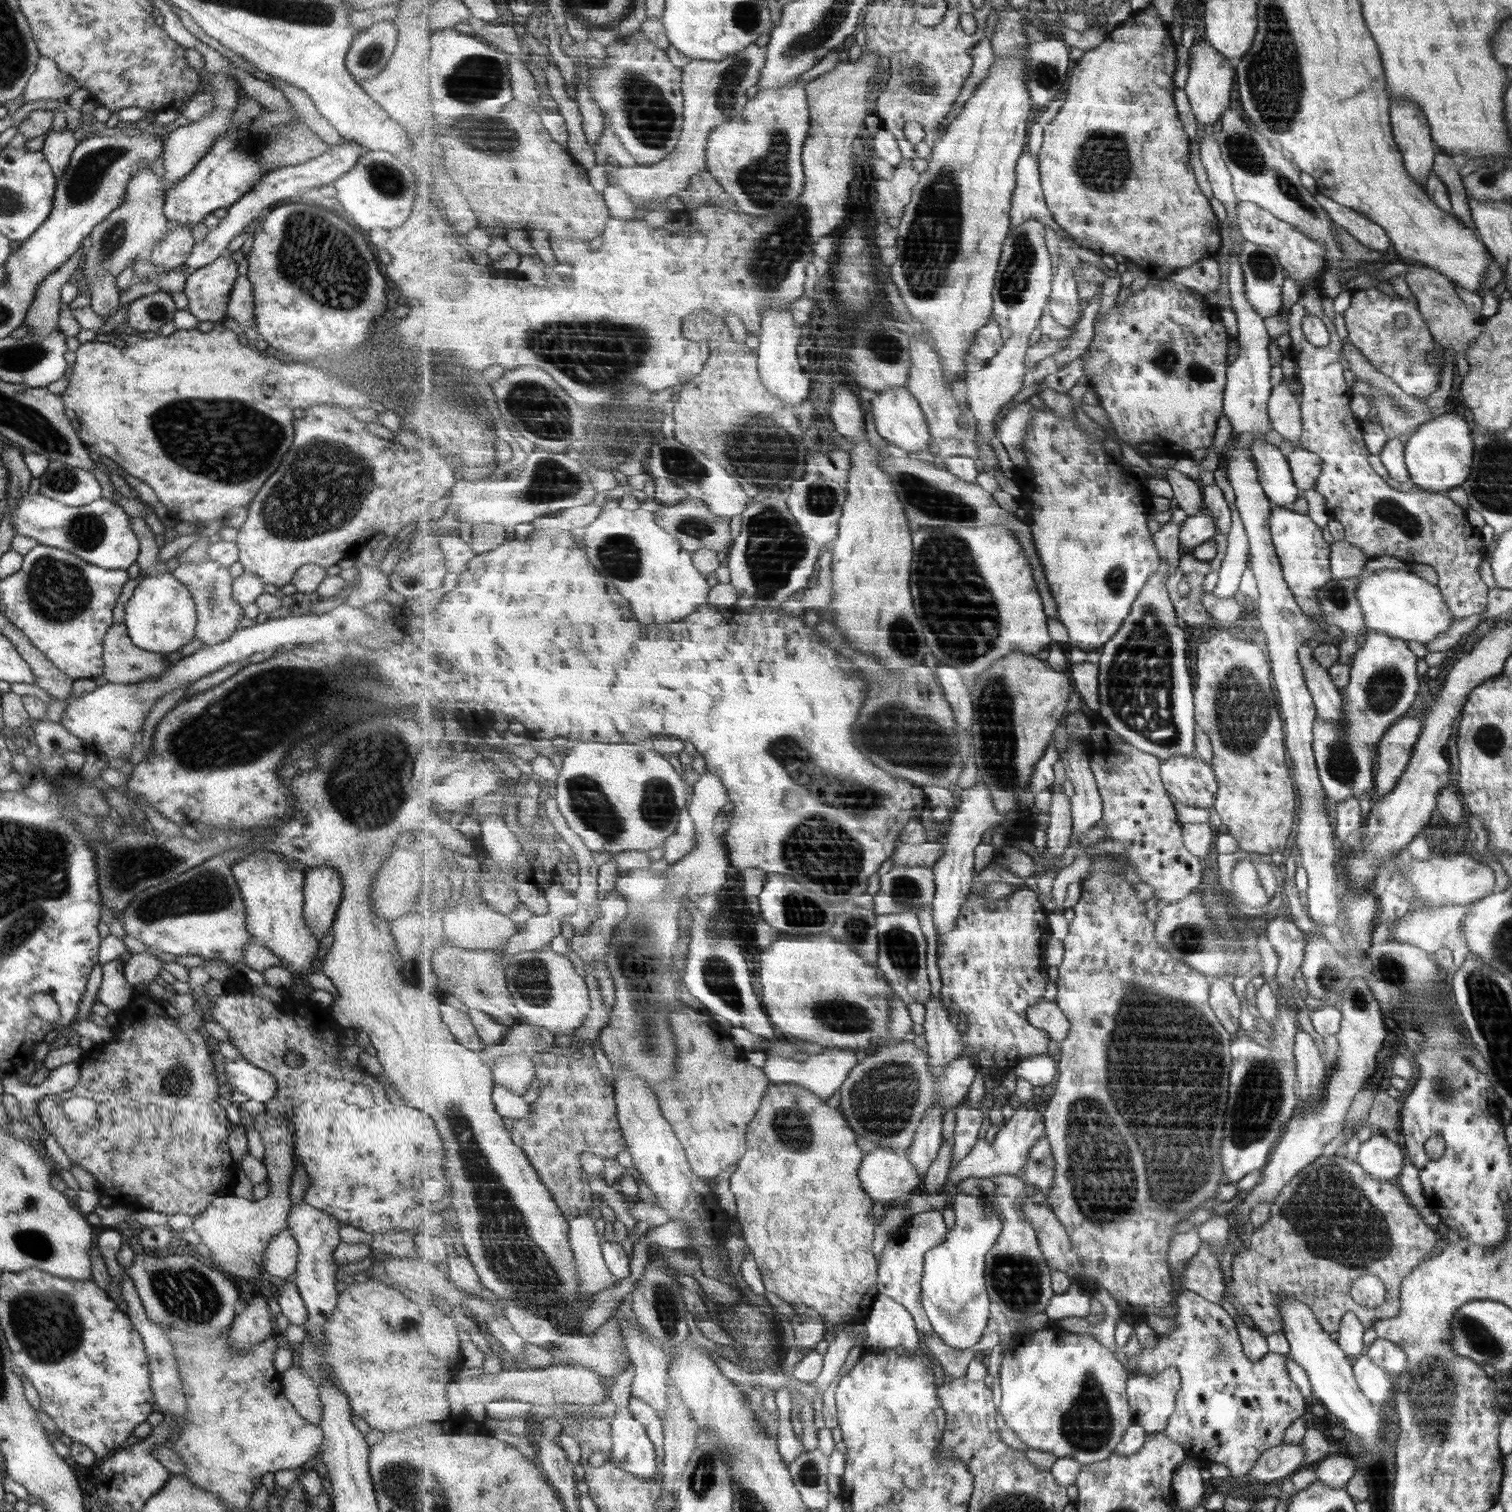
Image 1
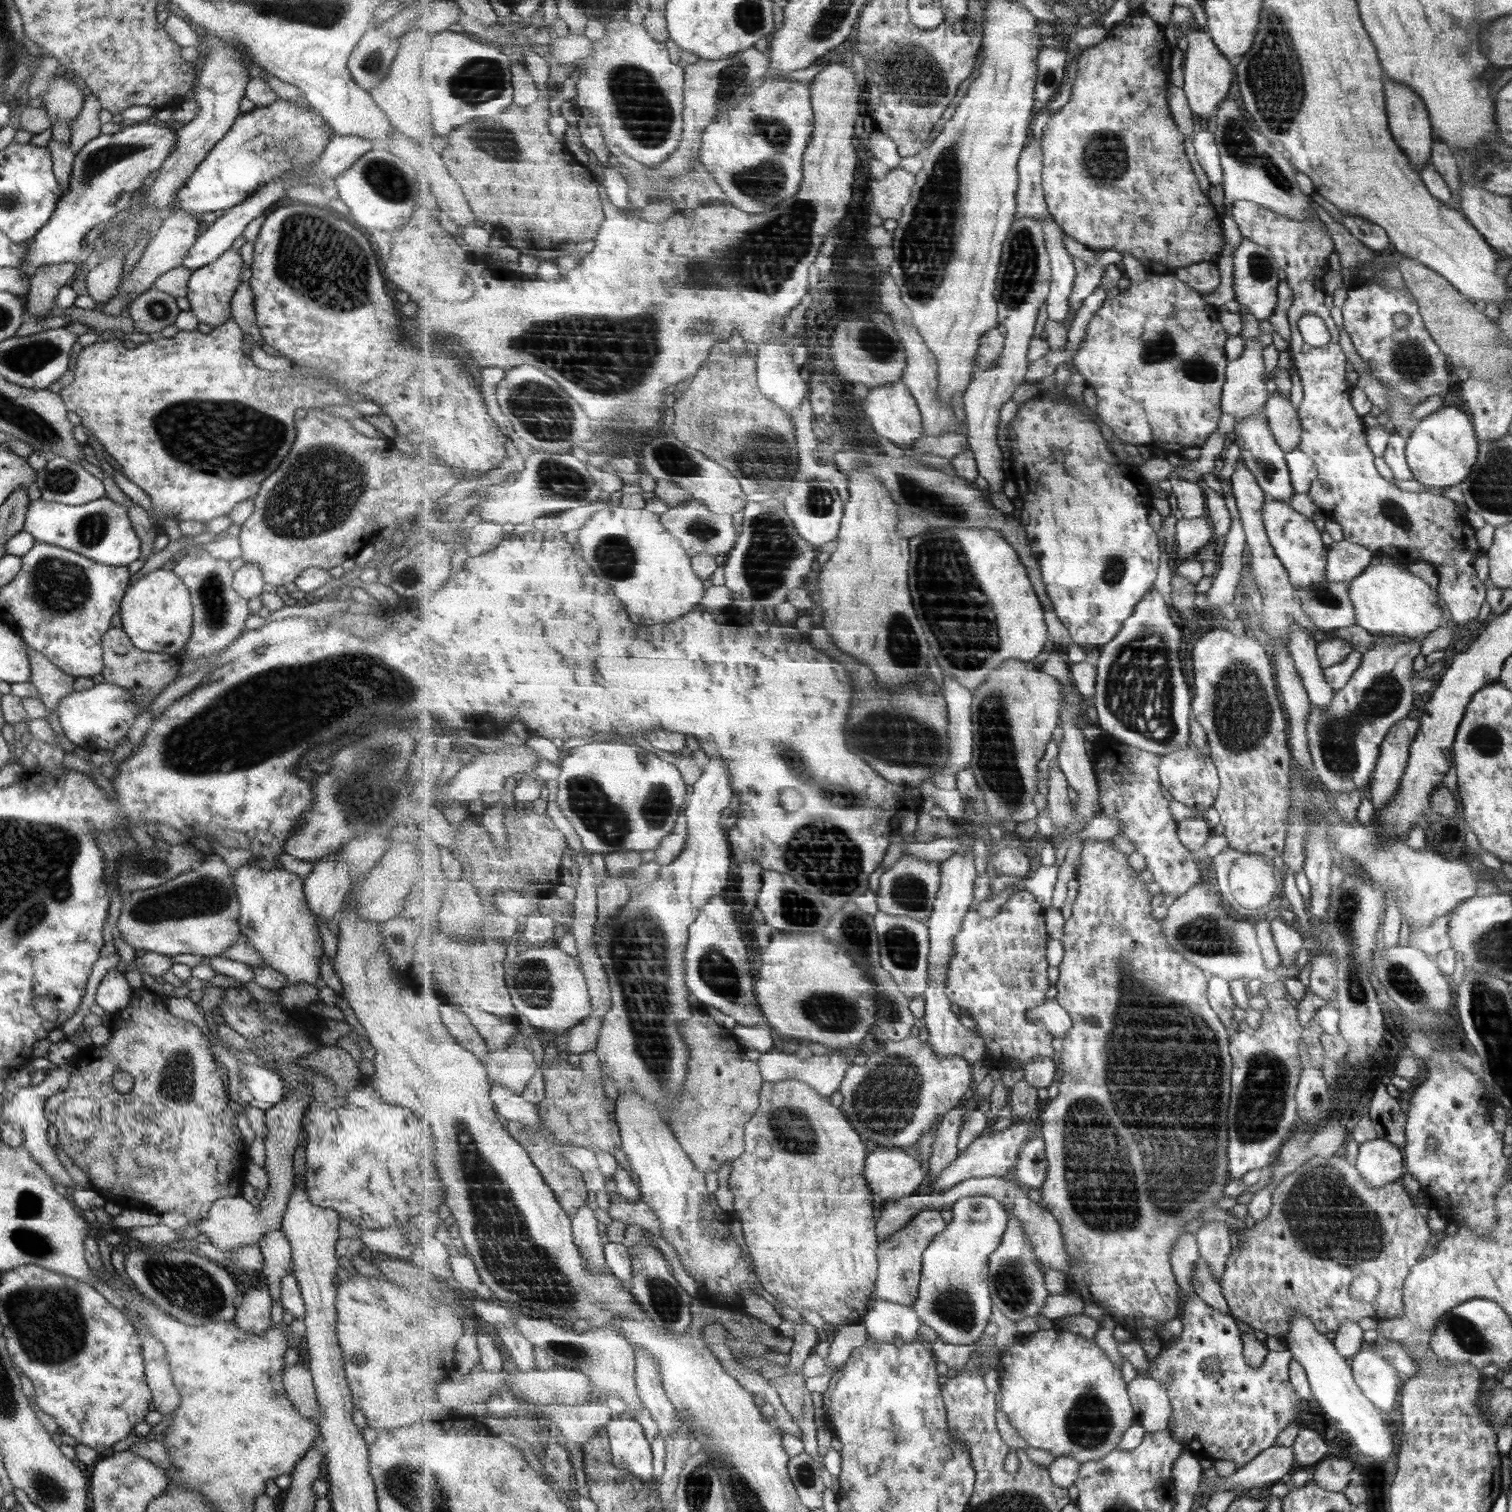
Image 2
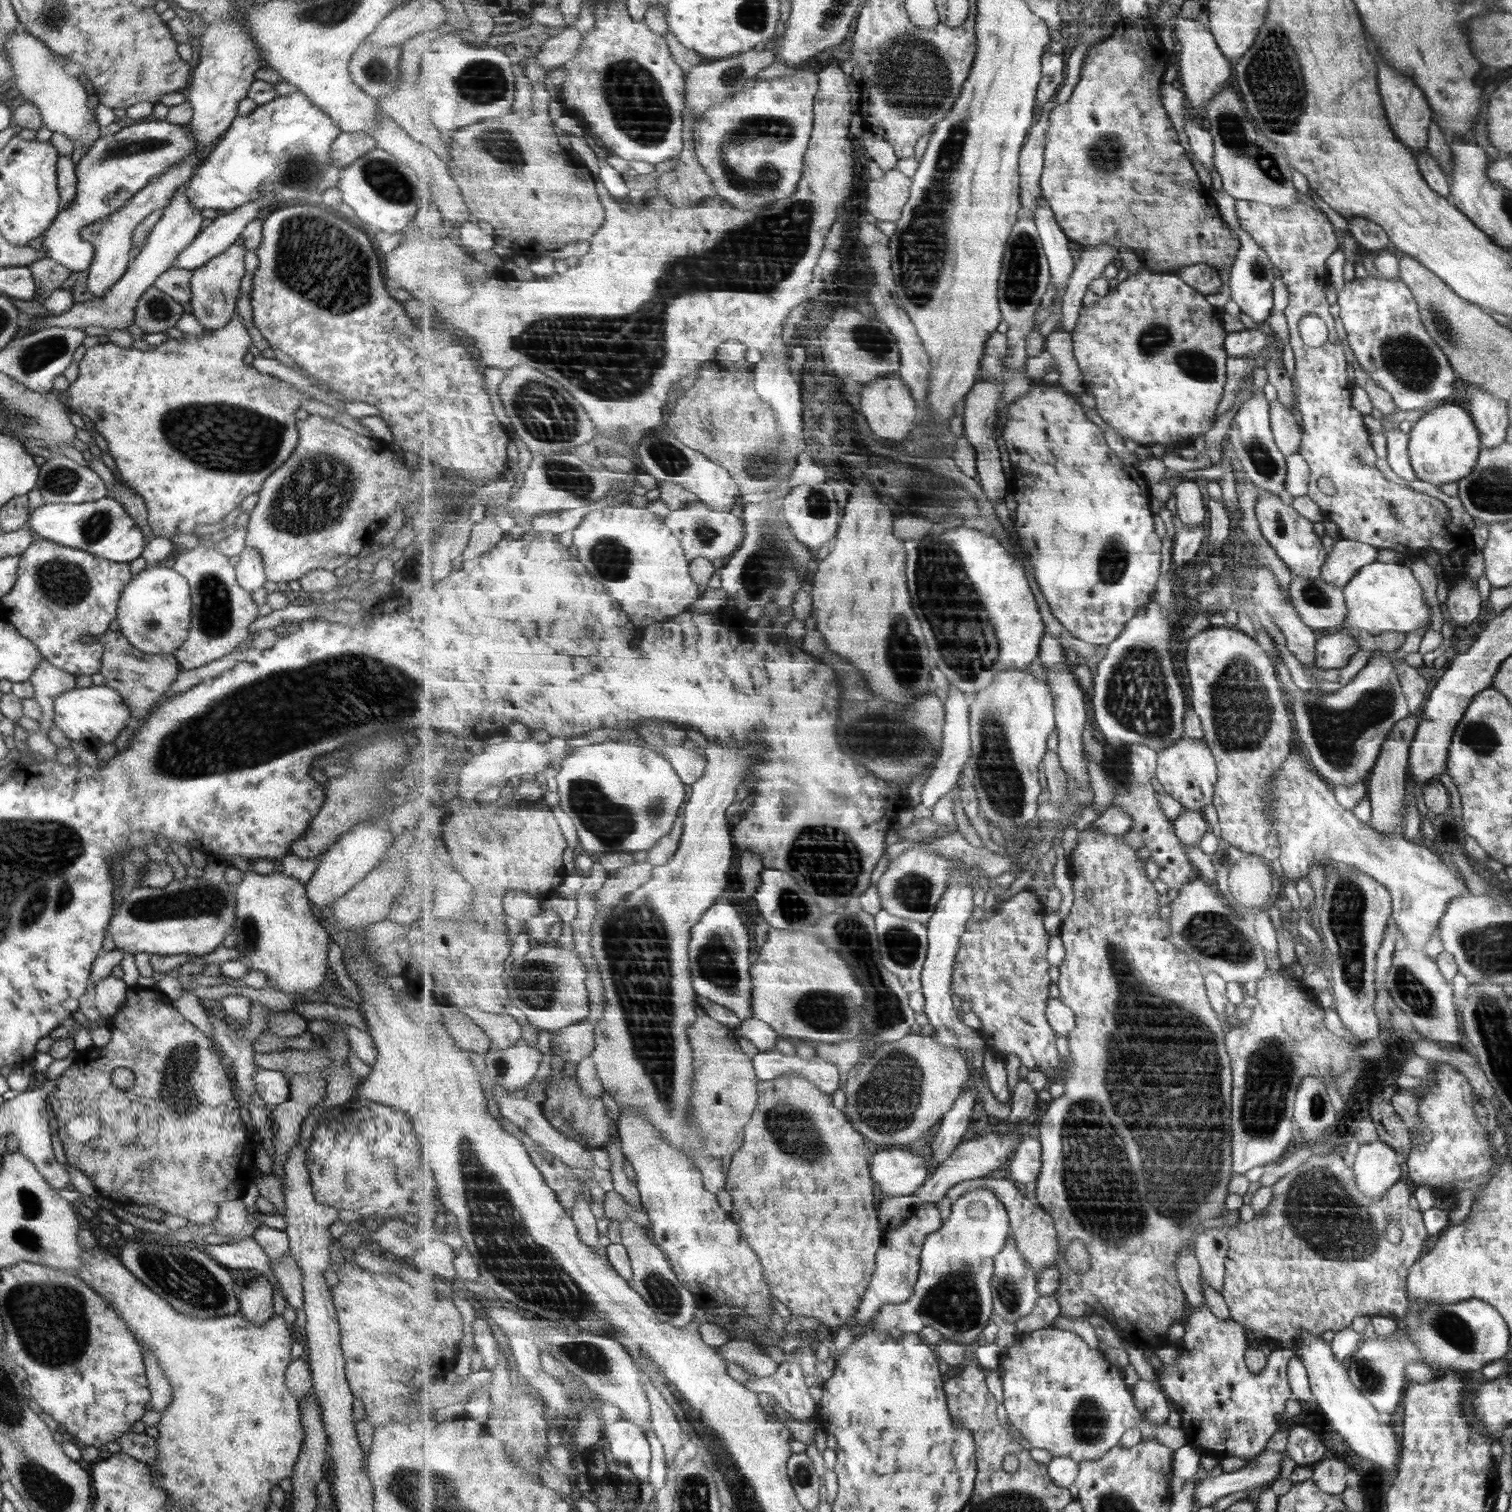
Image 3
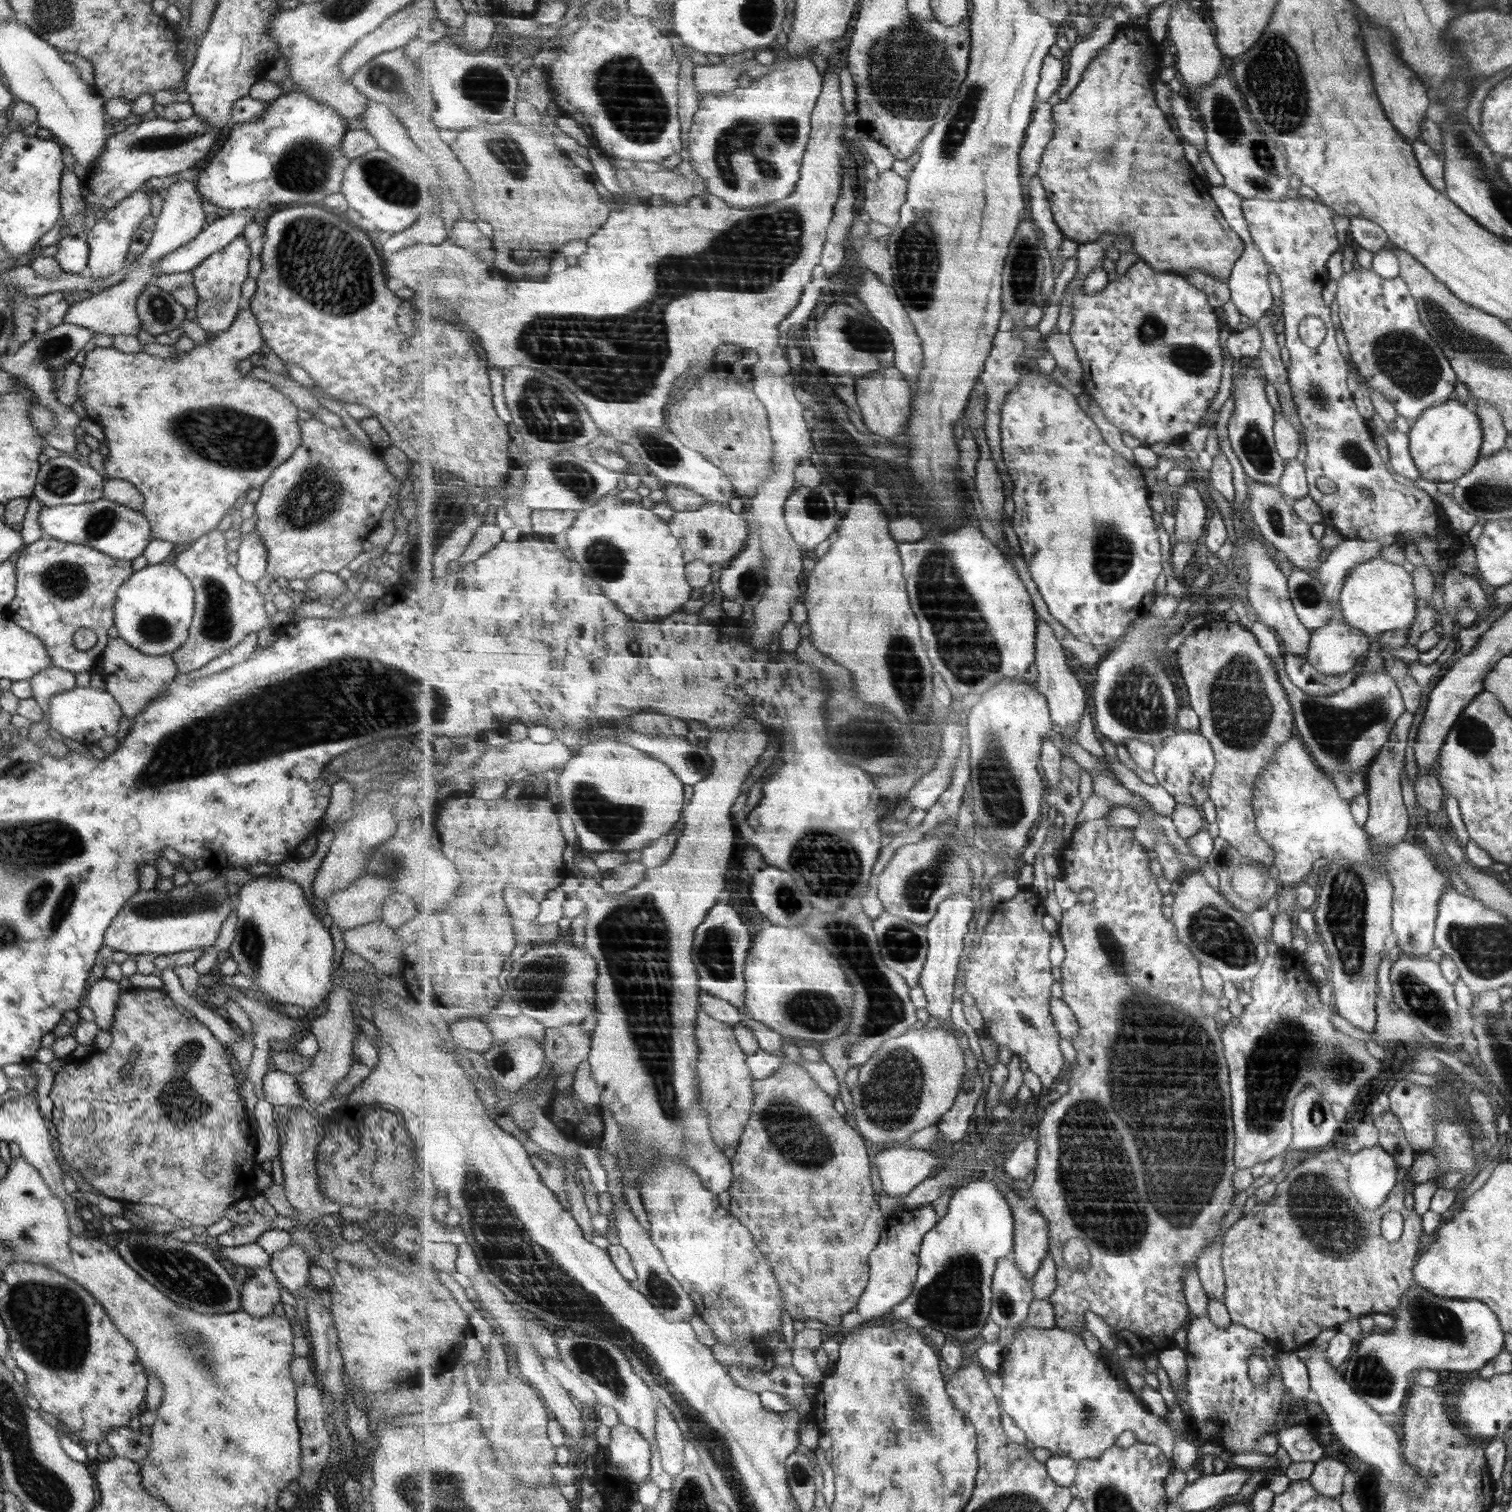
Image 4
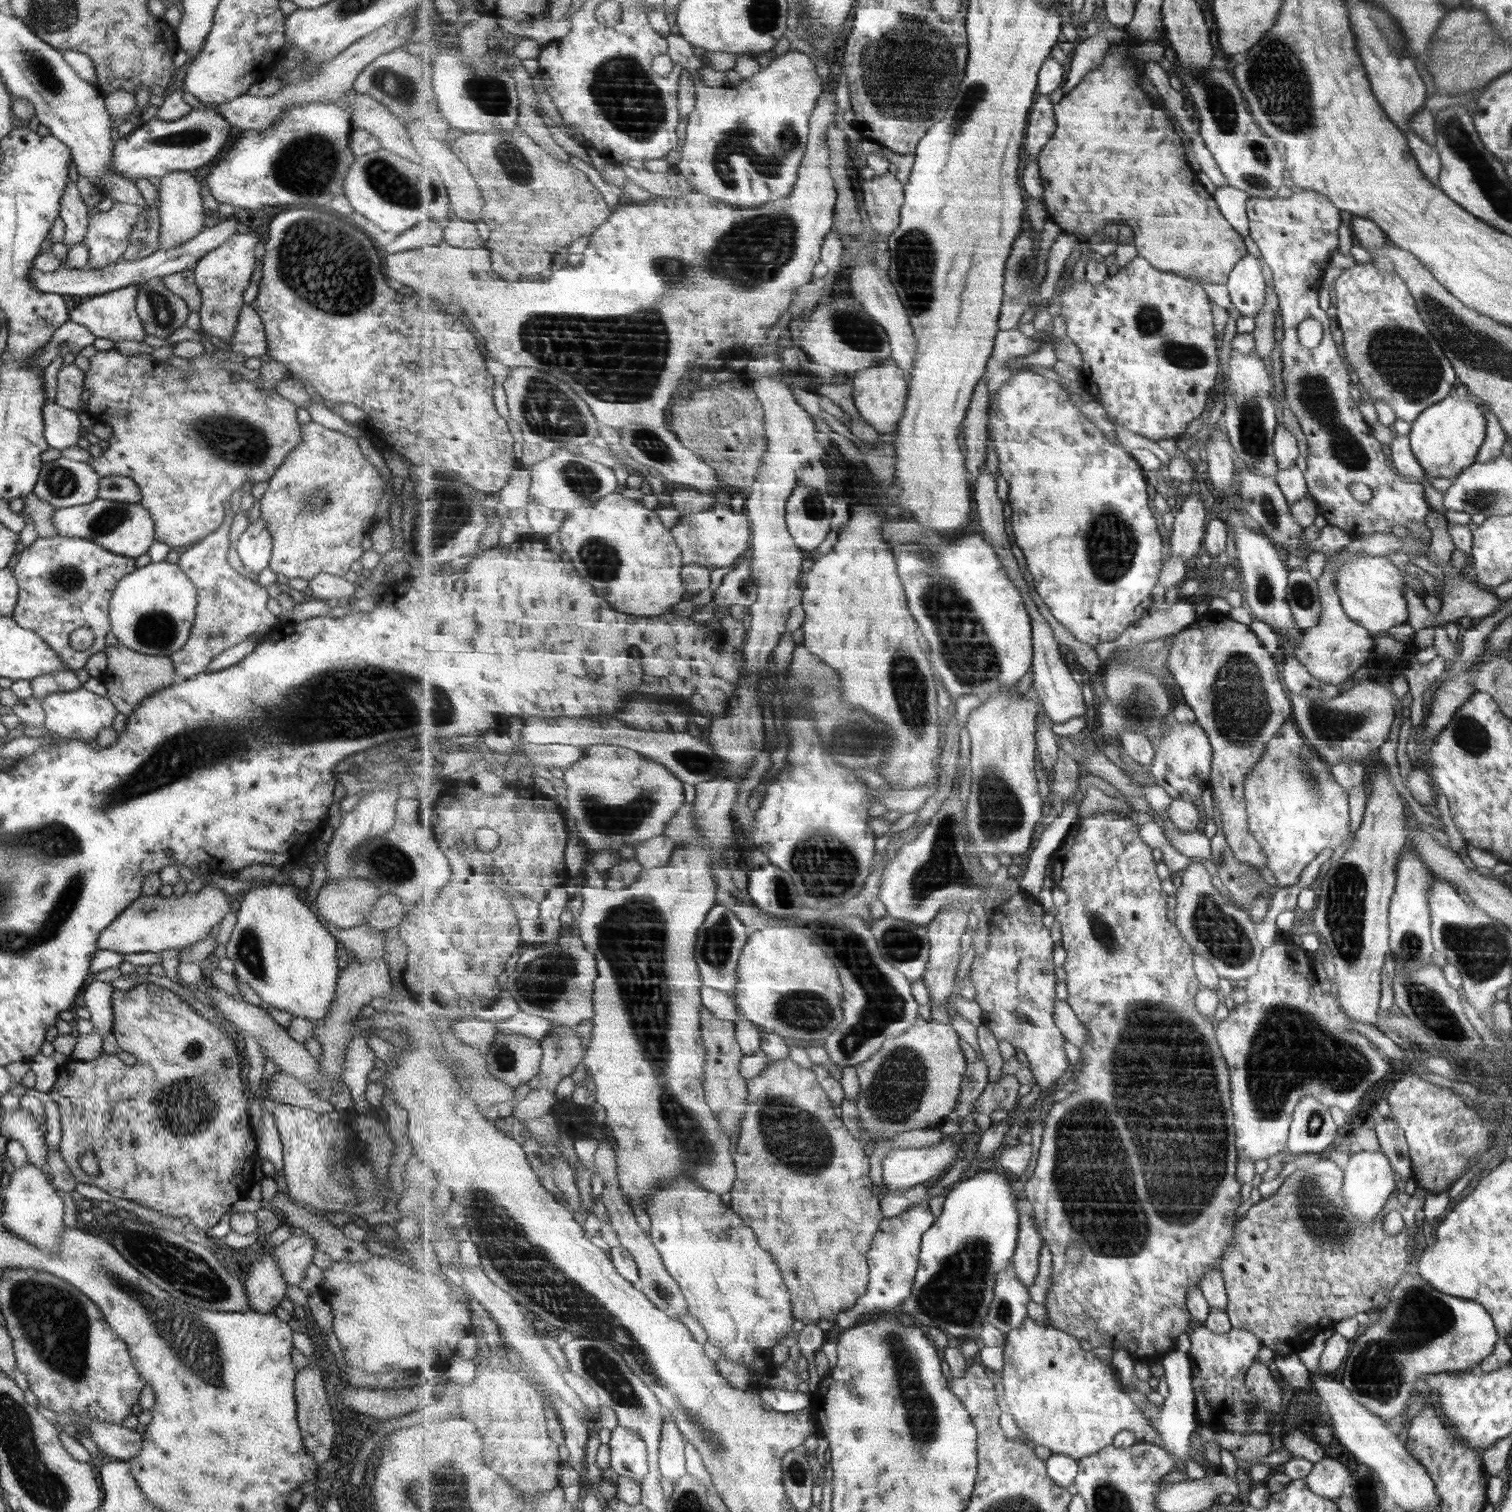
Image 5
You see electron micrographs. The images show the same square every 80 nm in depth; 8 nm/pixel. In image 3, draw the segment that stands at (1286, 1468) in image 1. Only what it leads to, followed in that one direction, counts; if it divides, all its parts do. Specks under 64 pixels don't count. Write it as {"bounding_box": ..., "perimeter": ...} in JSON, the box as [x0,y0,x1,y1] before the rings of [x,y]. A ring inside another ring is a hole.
{"bounding_box":[1193,1450,1282,1508],"perimeter":[[[1264,1450],[1235,1472],[1222,1472],[1201,1480],[1193,1493],[1193,1503],[1199,1508],[1209,1507],[1223,1496],[1274,1481],[1279,1476],[1282,1458],[1281,1453]]]}

